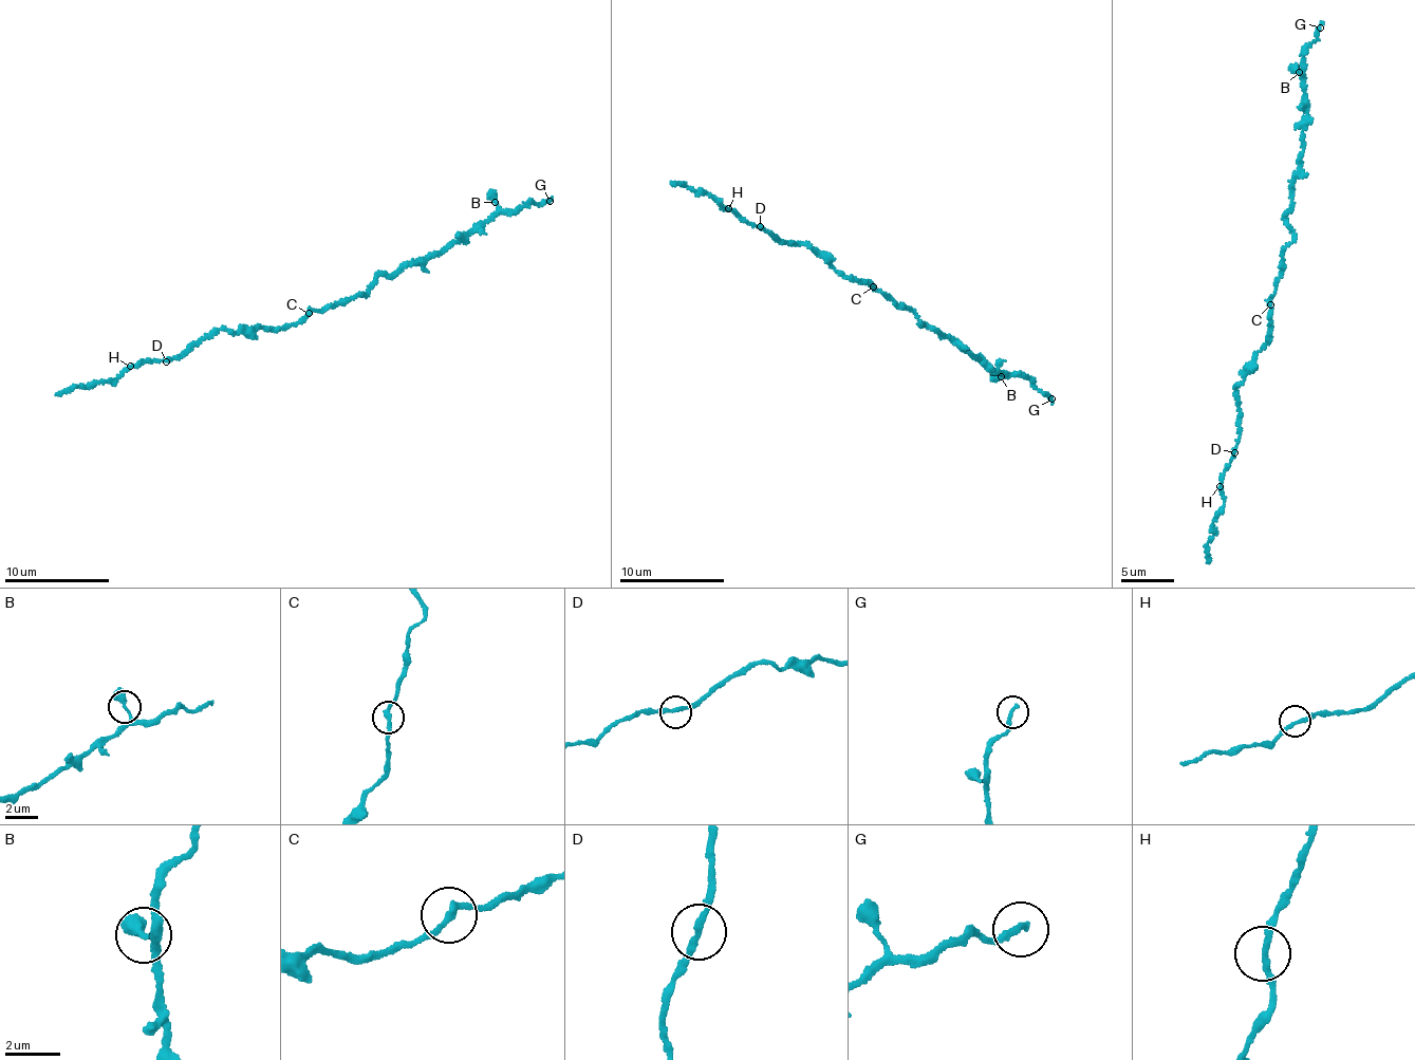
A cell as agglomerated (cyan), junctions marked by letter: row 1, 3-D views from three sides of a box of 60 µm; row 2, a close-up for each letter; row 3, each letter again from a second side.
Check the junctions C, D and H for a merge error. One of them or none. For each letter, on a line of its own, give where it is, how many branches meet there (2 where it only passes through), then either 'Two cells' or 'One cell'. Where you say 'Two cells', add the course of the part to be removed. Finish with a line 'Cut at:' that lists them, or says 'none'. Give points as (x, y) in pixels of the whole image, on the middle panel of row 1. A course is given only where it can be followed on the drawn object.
C: Place: (873, 286). Branches: 2. One cell
D: Place: (760, 226). Branches: 2. One cell
H: Place: (728, 208). Branches: 2. One cell
Cut at: none

